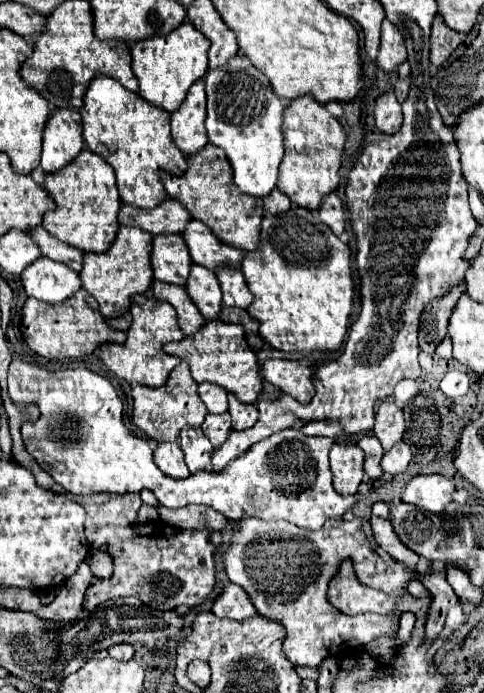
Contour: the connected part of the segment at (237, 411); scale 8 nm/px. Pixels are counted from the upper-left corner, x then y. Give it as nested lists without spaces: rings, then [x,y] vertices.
[[[227,393],[229,399],[229,413],[233,419],[233,429],[247,429],[255,425],[257,421],[257,405],[255,403],[241,403],[231,393]]]

